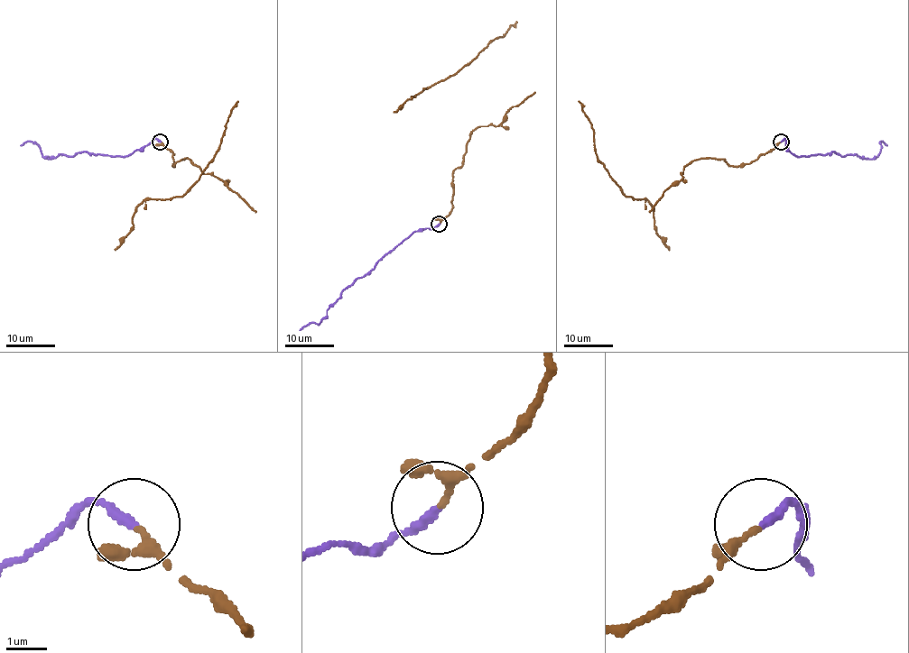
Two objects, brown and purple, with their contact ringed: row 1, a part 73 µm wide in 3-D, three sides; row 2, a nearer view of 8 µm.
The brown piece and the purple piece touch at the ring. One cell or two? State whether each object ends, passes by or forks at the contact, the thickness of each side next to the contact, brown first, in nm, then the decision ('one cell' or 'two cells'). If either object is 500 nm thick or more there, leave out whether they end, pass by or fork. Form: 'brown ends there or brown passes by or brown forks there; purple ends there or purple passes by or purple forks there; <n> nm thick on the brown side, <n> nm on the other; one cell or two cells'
brown passes by; purple ends there; 130 nm thick on the brown side, 220 nm on the other; one cell

